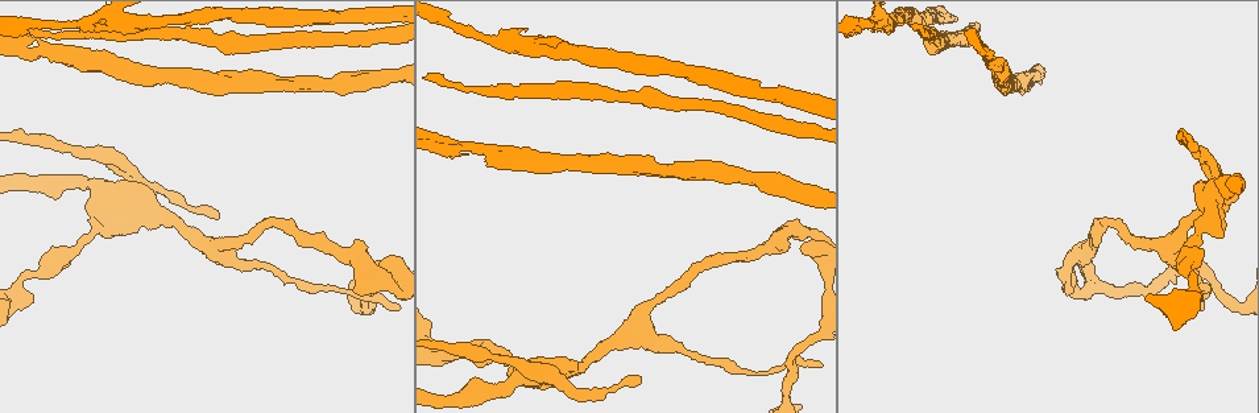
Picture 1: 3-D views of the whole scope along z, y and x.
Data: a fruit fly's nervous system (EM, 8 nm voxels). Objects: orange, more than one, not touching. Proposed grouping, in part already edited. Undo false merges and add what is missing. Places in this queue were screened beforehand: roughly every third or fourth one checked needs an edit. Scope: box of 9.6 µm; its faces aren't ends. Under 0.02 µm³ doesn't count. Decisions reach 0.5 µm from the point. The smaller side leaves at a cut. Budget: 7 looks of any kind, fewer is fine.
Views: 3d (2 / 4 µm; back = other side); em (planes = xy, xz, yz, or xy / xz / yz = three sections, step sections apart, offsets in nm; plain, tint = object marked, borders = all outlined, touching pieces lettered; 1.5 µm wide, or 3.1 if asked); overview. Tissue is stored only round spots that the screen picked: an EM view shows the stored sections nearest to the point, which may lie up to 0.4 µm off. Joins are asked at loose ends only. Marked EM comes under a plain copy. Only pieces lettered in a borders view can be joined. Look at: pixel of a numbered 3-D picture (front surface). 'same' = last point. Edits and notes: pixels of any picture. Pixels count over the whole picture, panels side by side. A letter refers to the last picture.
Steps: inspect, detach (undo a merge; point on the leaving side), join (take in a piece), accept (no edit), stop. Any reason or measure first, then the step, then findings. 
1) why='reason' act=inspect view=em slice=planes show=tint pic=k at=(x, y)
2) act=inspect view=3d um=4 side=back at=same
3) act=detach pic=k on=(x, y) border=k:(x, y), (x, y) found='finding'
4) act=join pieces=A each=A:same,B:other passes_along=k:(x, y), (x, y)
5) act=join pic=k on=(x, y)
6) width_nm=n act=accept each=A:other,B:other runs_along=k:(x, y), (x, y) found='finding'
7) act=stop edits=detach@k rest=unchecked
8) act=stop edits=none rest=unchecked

why='sudden change in width' act=inspect view=em slice=yz step=8 show=borders pic=1 at=(551, 49)

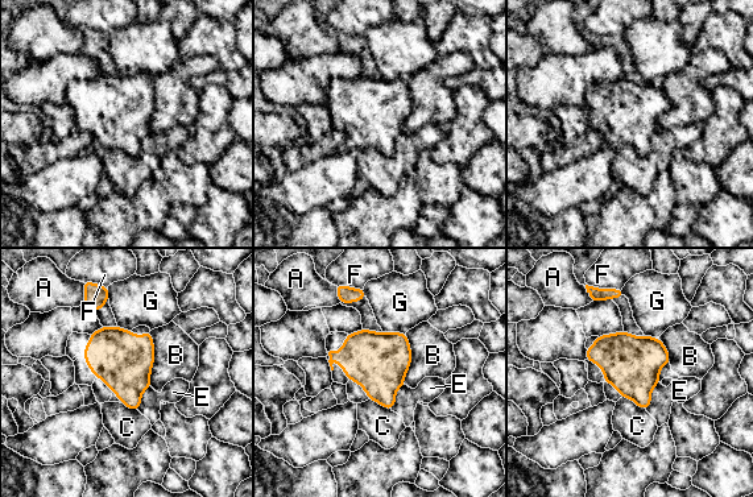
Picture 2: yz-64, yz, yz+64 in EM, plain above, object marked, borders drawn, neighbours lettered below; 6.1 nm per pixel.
act=accept each=A:other,B:other,C:other,E:other,F:other,G:other border=2:(150, 330), (153, 340), (152, 386) found='all the same cell'

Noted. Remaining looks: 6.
why='branch point' act=inspect view=3d um=2 pic=1 at=(38, 49)

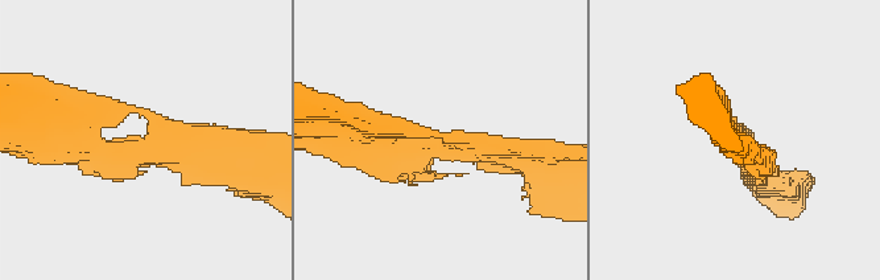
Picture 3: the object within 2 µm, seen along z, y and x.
why='shape alone is not enough' act=inspect view=em slice=planes show=borders pic=3 at=(142, 148)

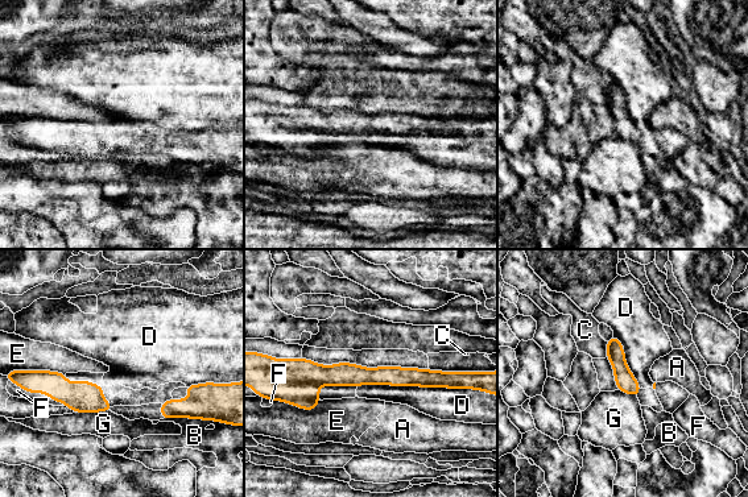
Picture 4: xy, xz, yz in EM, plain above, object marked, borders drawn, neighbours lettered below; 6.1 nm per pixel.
longest_contact=D:650nm act=accept each=A:other,B:other,C:other,D:other,E:other,F:other,G:other border=4:(358, 385), (420, 385), (462, 389) found='continuous, no second cell'

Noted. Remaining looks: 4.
why='an open end' act=inspect view=3d um=2 pic=1 at=(149, 190)

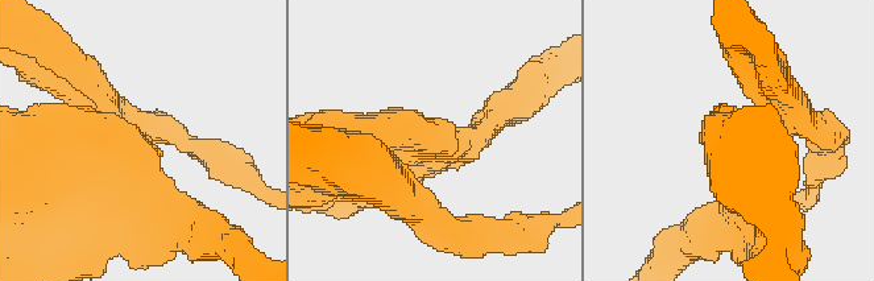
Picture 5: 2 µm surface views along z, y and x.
act=inspect view=em slice=yz step=8 show=borders pic=5 at=(440, 134)

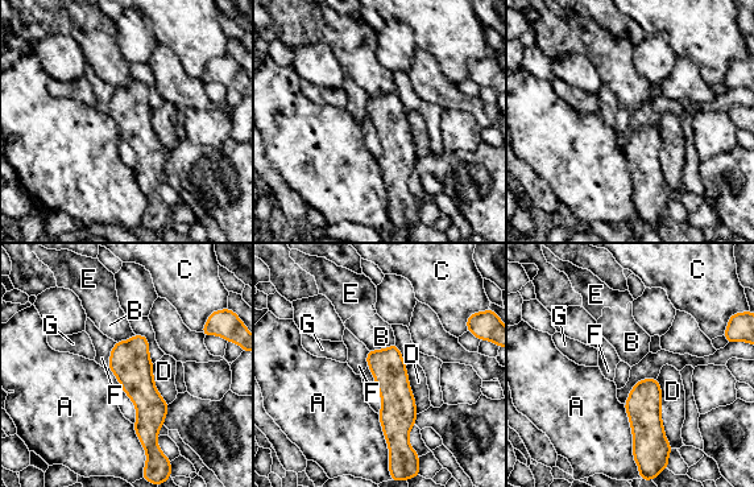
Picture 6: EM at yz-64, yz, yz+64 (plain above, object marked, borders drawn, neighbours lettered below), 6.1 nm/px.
longest_contact=D:440nm act=accept each=A:other,B:other,C:other,D:other,E:other,F:other,G:other border=6:(622, 404), (630, 426), (634, 459) found='none of them fits'

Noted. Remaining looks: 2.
act=stop edits=none rest=unchecked

